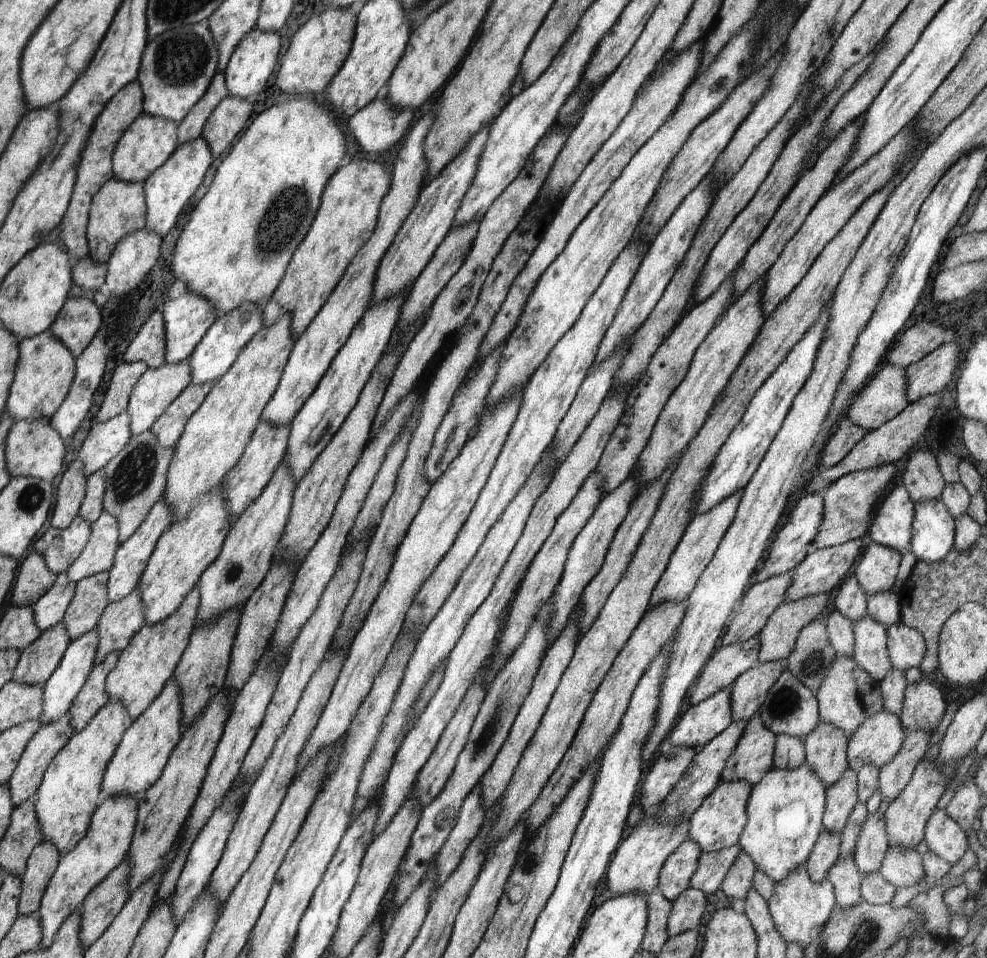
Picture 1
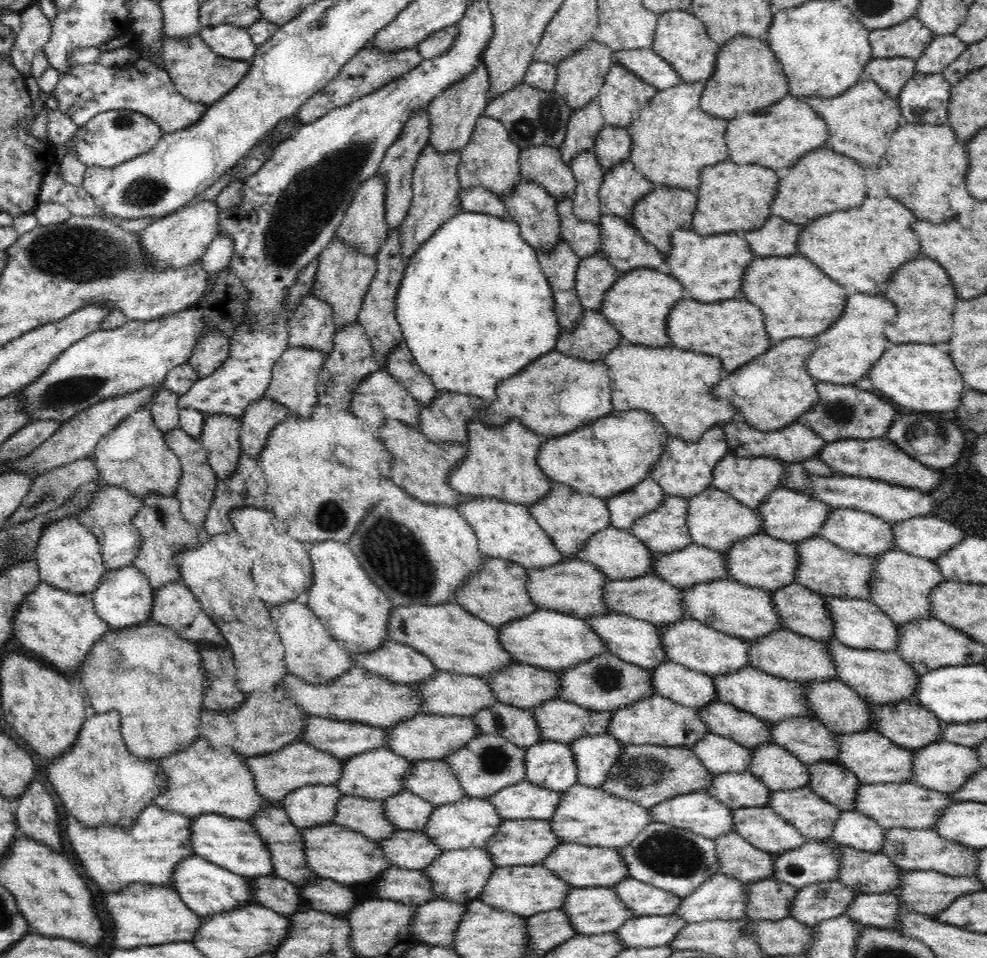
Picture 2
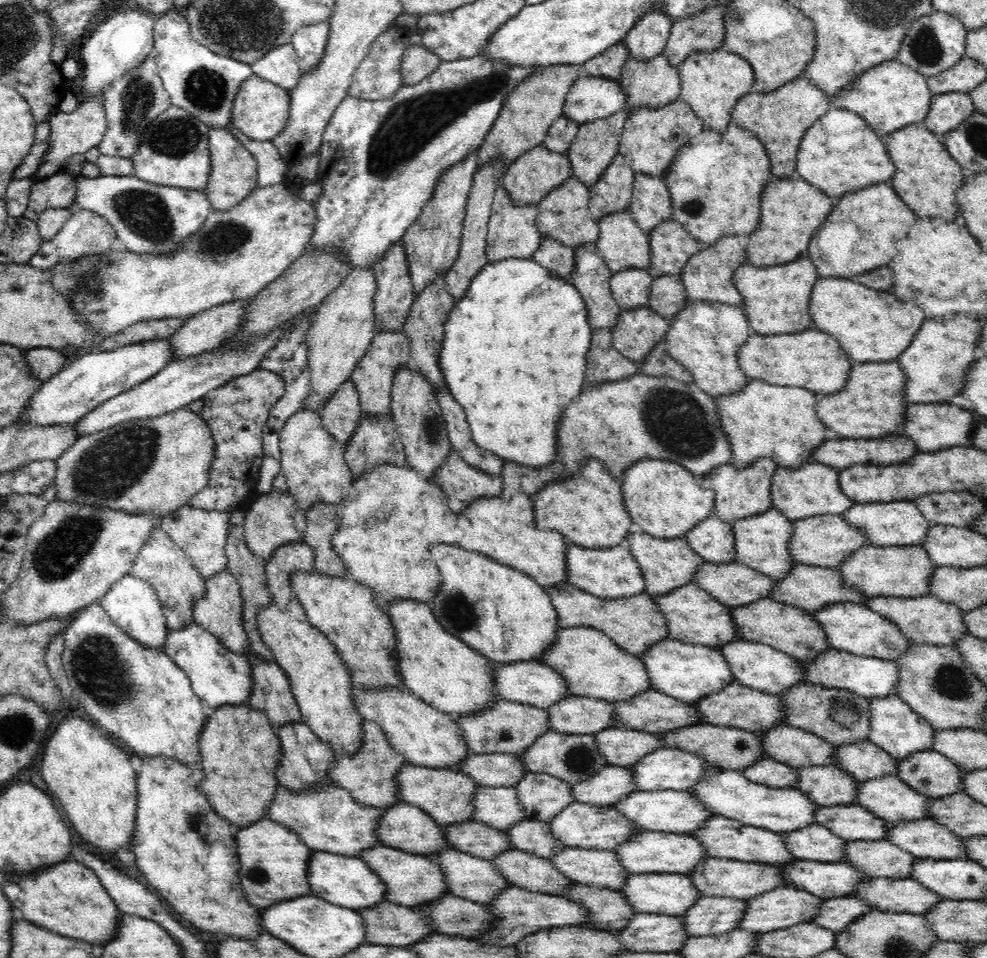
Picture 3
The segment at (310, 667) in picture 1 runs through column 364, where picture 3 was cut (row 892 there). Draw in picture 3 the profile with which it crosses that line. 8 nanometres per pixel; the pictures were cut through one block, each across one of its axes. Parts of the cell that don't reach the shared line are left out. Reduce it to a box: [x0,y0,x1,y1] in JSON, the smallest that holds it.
[491,850,575,895]

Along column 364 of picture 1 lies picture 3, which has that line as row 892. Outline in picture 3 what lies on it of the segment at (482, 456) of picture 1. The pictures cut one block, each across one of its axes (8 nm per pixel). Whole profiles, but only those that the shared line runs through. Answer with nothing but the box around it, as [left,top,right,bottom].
[619,873,702,917]

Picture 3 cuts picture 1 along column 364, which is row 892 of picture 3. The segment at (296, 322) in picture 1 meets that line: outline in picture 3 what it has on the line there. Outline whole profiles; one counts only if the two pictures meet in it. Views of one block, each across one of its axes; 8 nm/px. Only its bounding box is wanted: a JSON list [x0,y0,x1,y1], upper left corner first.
[131,756,263,940]

